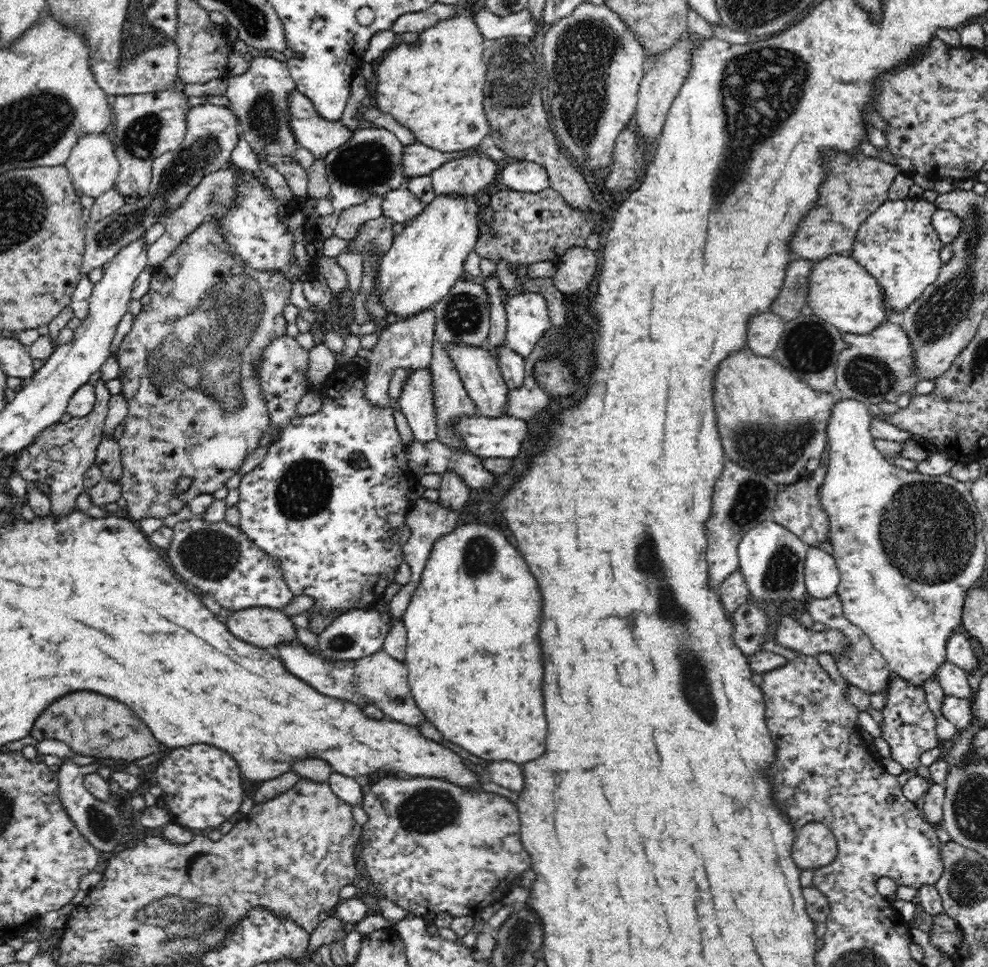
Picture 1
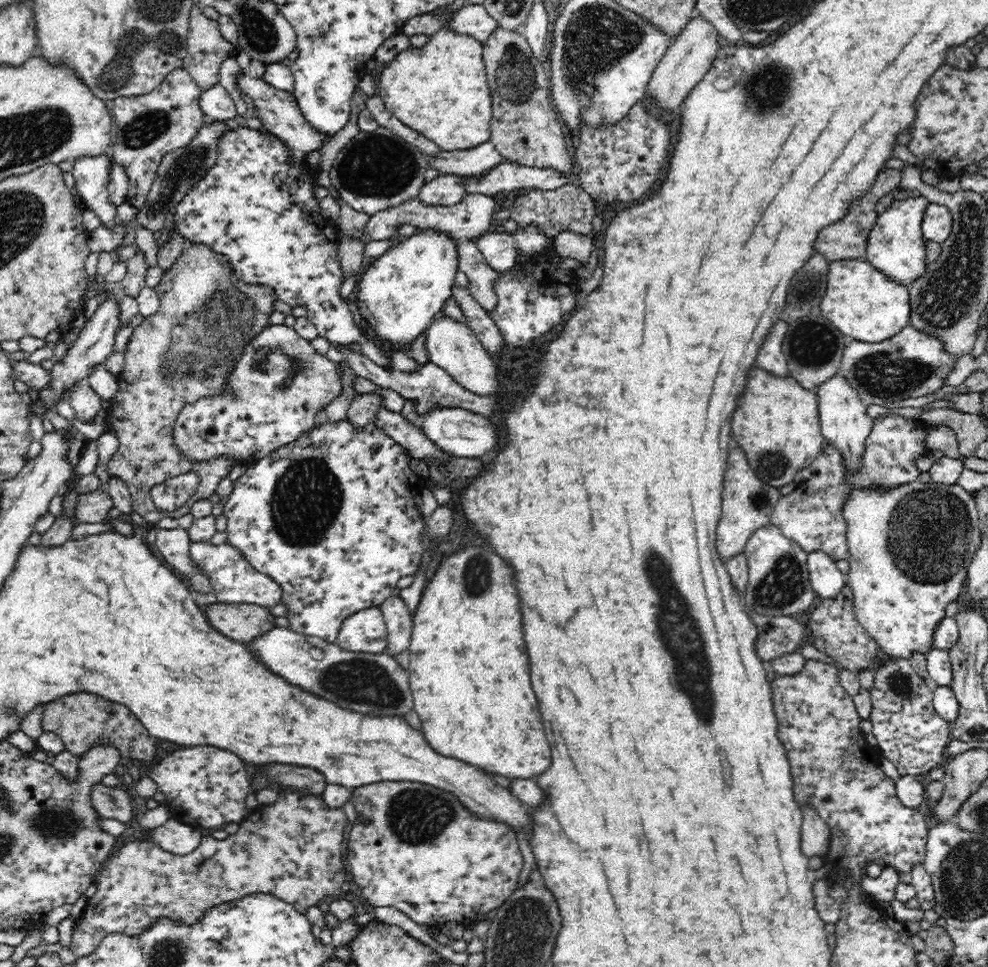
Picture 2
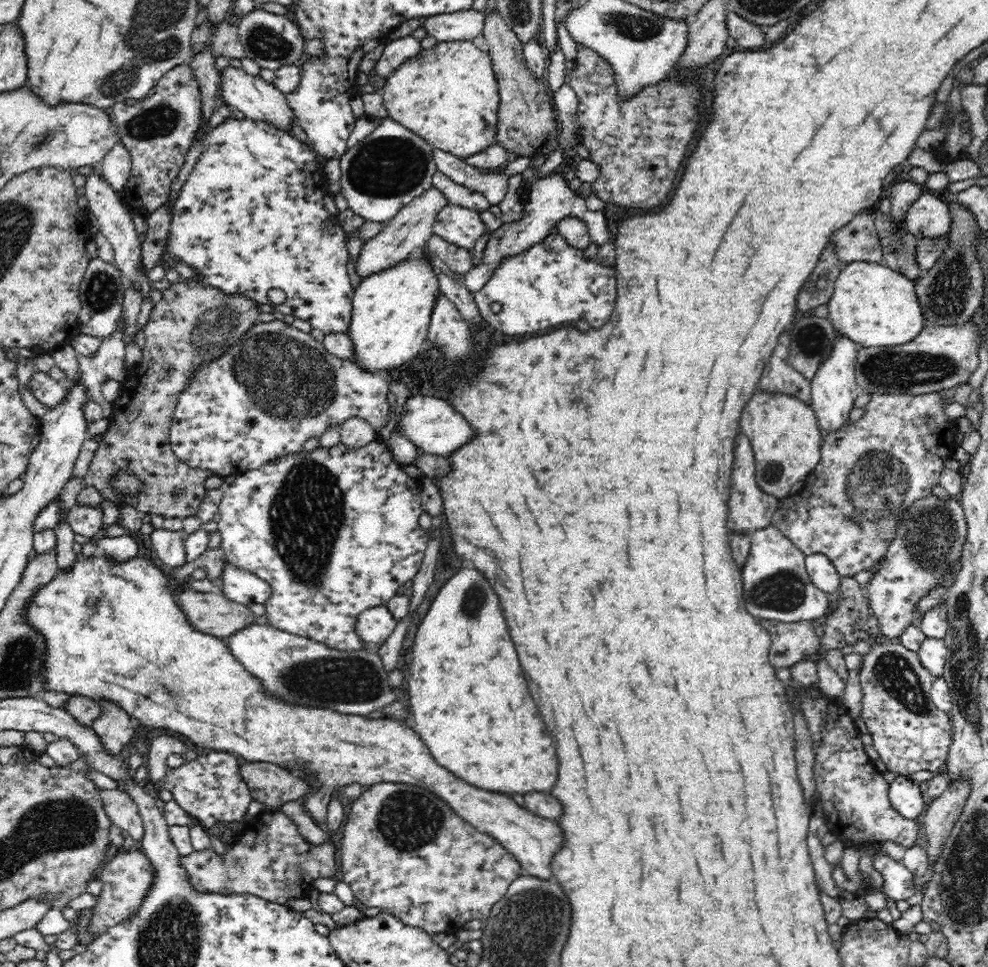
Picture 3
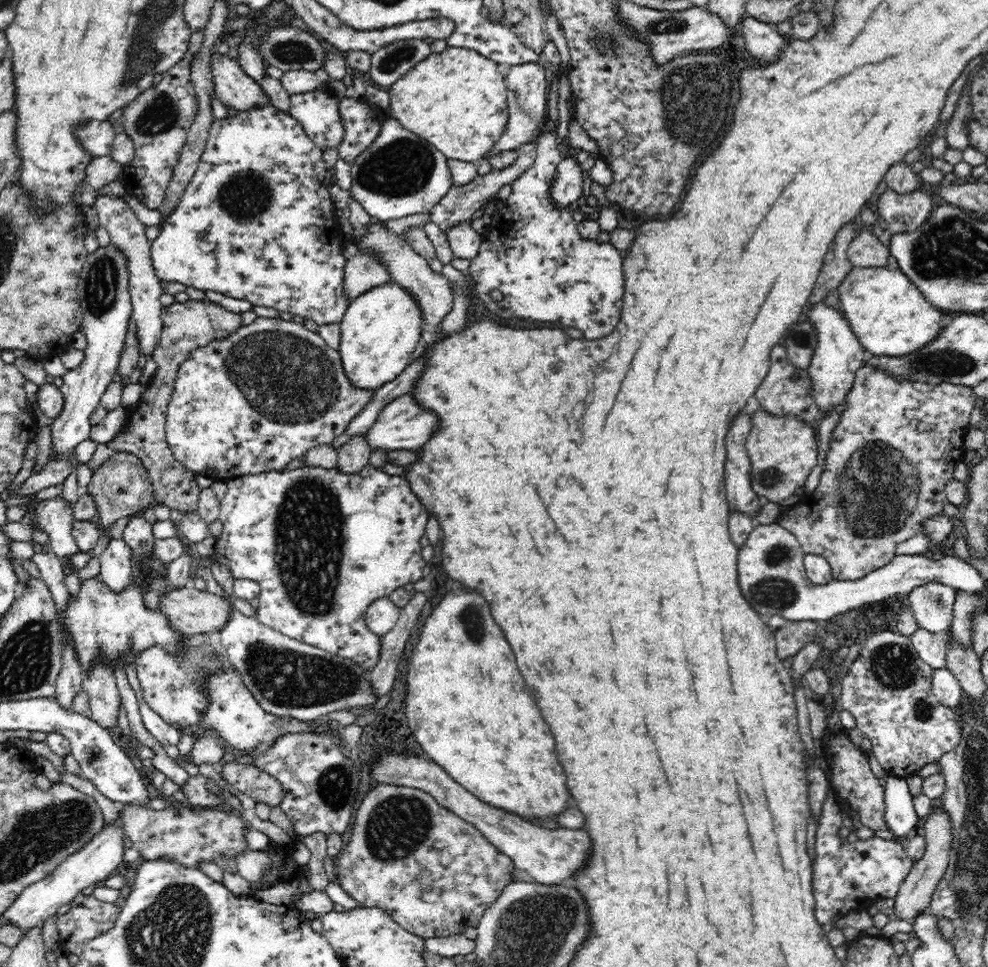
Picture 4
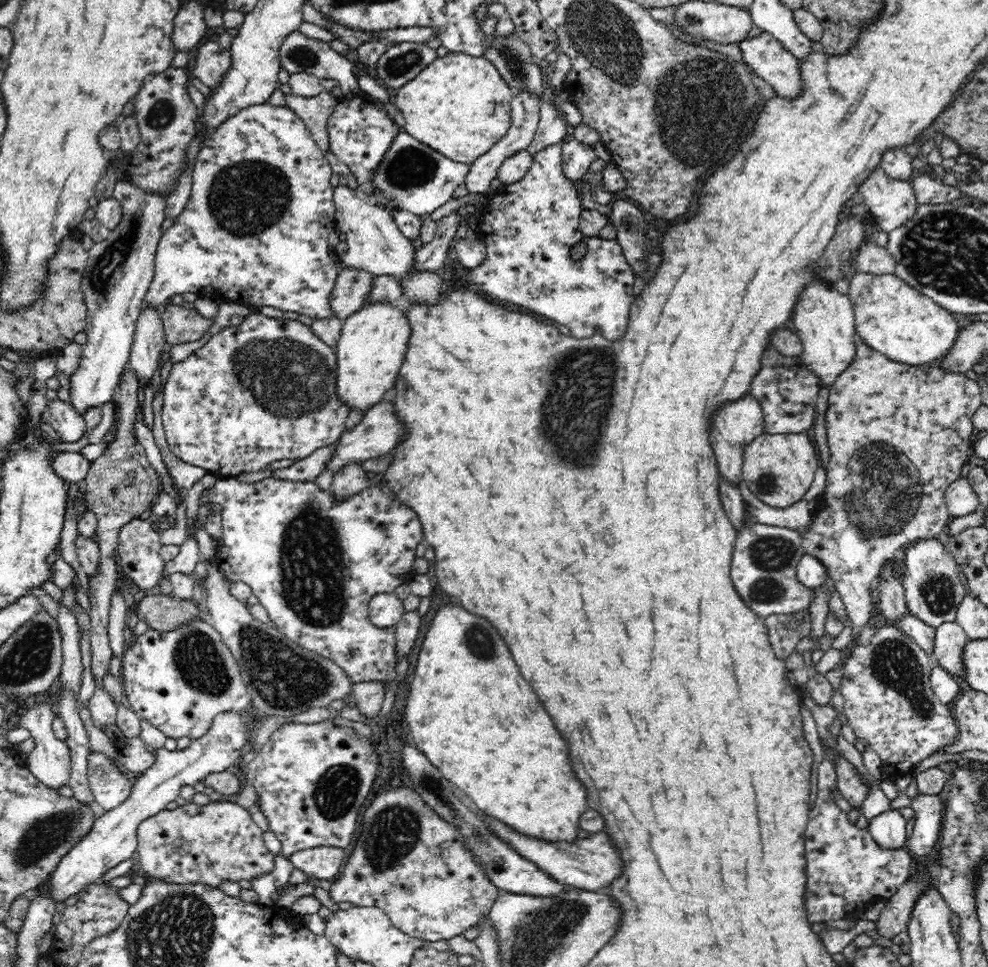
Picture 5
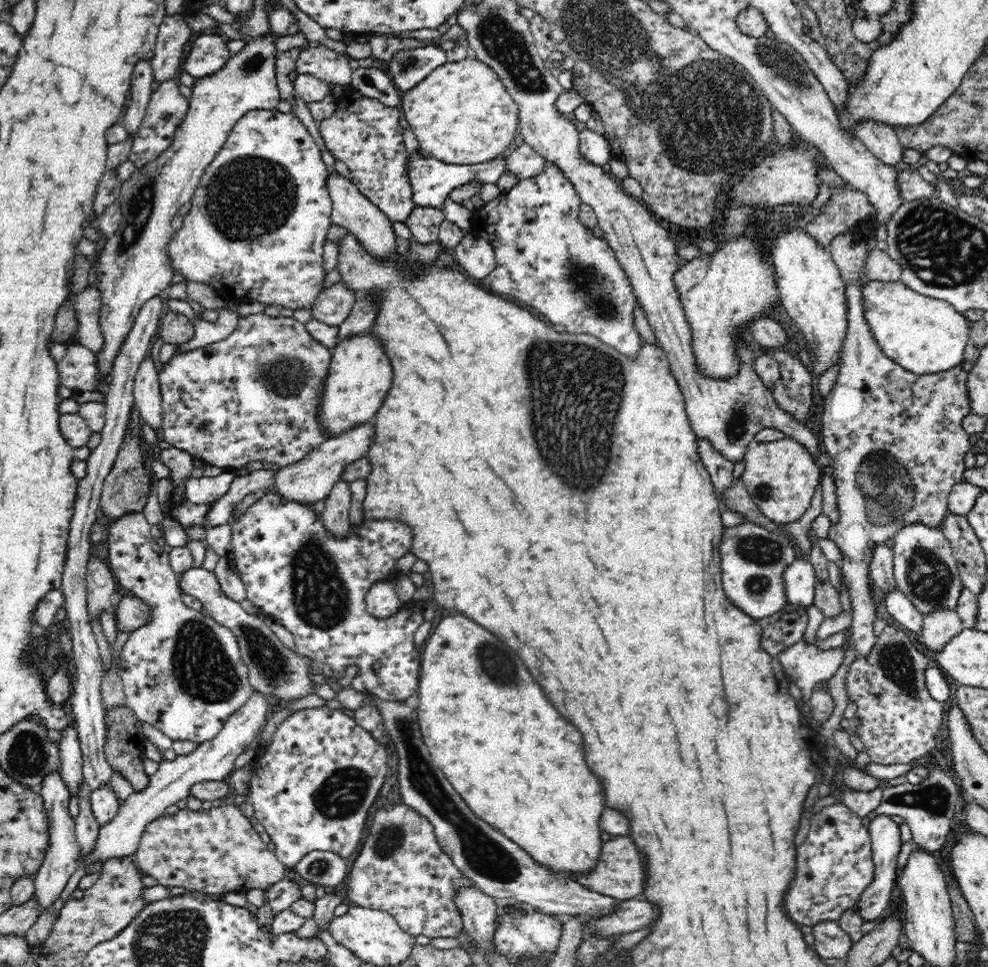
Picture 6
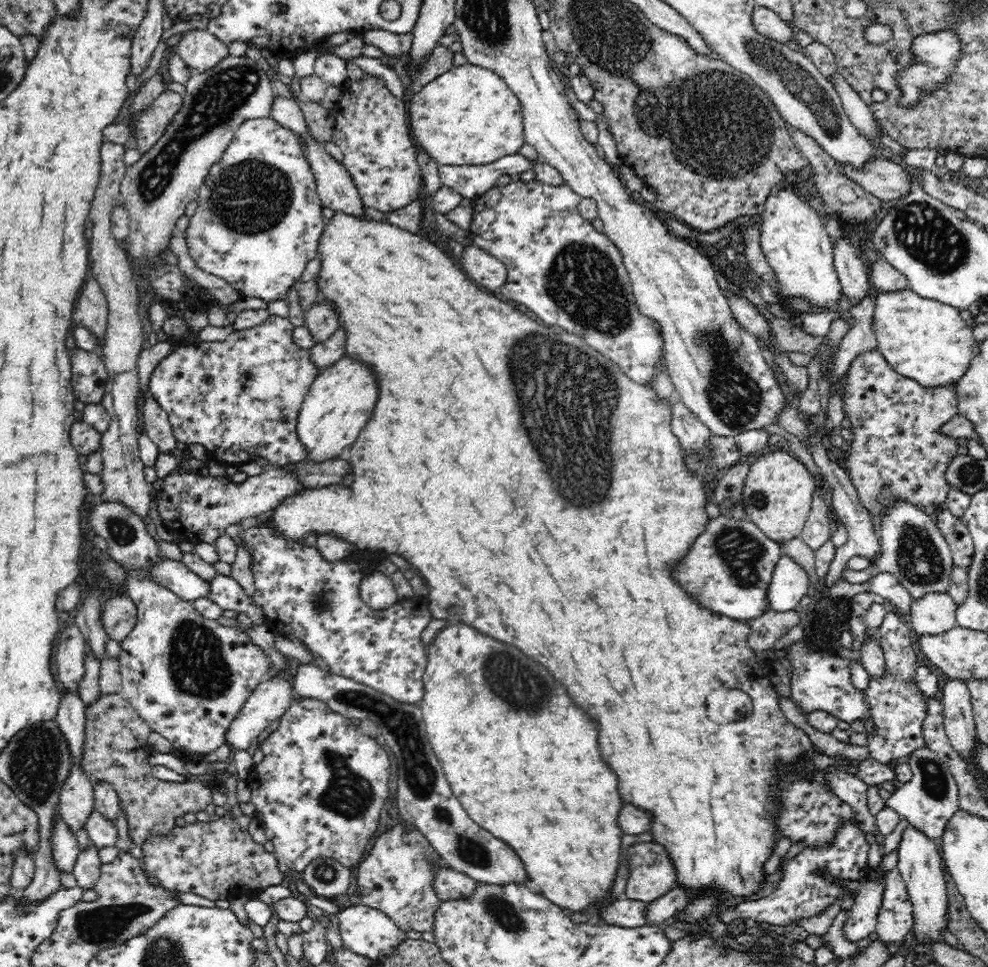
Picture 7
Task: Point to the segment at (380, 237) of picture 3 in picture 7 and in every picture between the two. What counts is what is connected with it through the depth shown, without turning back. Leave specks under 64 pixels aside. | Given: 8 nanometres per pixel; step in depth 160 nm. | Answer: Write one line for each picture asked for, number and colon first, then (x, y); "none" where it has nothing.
4: (362, 272)
5: (352, 286)
6: (333, 305)
7: (321, 320)

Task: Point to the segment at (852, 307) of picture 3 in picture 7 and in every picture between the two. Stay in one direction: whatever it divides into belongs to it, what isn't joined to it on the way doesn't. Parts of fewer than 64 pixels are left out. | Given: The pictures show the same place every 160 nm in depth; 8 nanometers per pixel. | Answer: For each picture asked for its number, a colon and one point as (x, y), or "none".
4: (890, 317)
5: (892, 317)
6: (924, 335)
7: (927, 341)

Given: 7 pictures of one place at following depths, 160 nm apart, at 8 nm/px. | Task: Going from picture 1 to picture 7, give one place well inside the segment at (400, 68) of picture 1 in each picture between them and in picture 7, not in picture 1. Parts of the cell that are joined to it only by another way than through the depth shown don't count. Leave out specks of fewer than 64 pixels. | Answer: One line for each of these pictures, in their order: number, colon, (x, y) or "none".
2: (443, 93)
3: (450, 96)
4: (456, 100)
5: (460, 106)
6: (461, 113)
7: (467, 116)

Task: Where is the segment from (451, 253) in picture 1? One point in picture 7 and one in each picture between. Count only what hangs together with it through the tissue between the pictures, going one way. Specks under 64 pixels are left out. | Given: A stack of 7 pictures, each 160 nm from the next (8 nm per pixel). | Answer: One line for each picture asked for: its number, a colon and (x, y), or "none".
2: (401, 292)
3: (391, 310)
4: (380, 333)
5: (371, 348)
6: (359, 376)
7: (338, 404)

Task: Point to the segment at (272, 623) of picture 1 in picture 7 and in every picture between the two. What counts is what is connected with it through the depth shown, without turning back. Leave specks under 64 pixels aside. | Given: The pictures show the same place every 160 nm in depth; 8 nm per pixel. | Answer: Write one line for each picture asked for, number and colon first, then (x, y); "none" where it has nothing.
2: (242, 622)
3: (214, 613)
4: (189, 611)
5: (162, 612)
6: (130, 613)
7: (119, 614)

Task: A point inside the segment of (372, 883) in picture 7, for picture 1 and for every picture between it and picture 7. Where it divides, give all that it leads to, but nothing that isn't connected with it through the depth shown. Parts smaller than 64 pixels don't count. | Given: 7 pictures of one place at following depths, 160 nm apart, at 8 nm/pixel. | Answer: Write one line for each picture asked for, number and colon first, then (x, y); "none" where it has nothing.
1: (428, 845)
2: (414, 847)
3: (404, 850)
4: (435, 874)
5: (408, 861)
6: (401, 870)

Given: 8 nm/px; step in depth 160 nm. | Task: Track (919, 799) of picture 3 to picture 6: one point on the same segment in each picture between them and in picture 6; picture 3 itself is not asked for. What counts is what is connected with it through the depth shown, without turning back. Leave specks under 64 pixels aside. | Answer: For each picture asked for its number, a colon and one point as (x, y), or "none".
4: (900, 816)
5: (888, 829)
6: (885, 833)

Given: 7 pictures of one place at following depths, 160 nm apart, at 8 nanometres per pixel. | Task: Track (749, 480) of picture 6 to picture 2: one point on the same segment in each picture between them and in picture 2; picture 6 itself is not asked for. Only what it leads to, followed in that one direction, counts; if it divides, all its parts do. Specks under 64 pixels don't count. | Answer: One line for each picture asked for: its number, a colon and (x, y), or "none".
2: (776, 422)
3: (785, 437)
4: (783, 451)
5: (779, 469)

